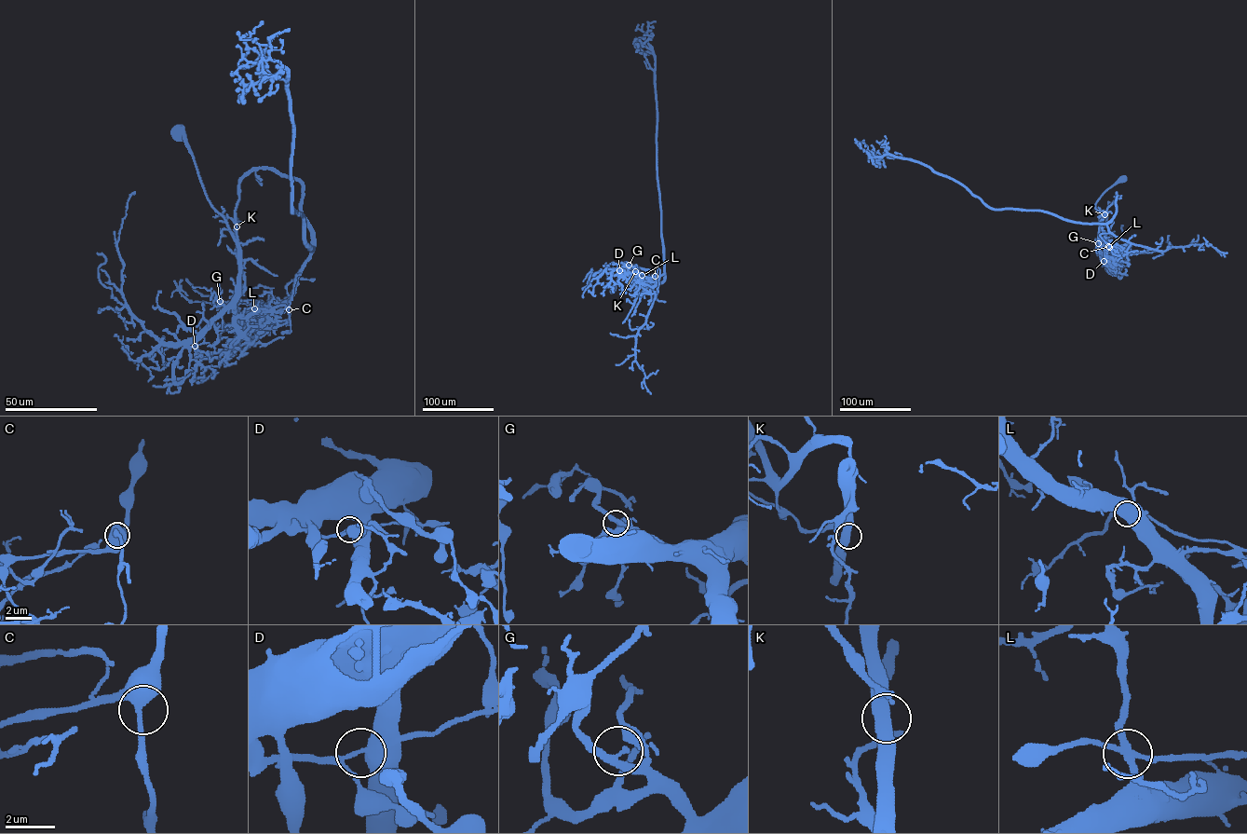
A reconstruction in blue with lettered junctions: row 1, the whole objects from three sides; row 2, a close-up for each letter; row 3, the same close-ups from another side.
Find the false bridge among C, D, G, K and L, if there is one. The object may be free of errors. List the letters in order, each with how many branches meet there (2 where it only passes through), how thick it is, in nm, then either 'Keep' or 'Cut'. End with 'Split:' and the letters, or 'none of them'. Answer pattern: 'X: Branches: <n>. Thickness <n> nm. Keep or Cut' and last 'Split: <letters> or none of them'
C: Branches: 2. Thickness 400 nm. Keep
D: Branches: 3. Thickness 460 nm. Keep
G: Branches: 3. Thickness 280 nm. Keep
K: Branches: 3. Thickness 400 nm. Keep
L: Branches: 4. Thickness 280 nm. Keep
Split: none of them

